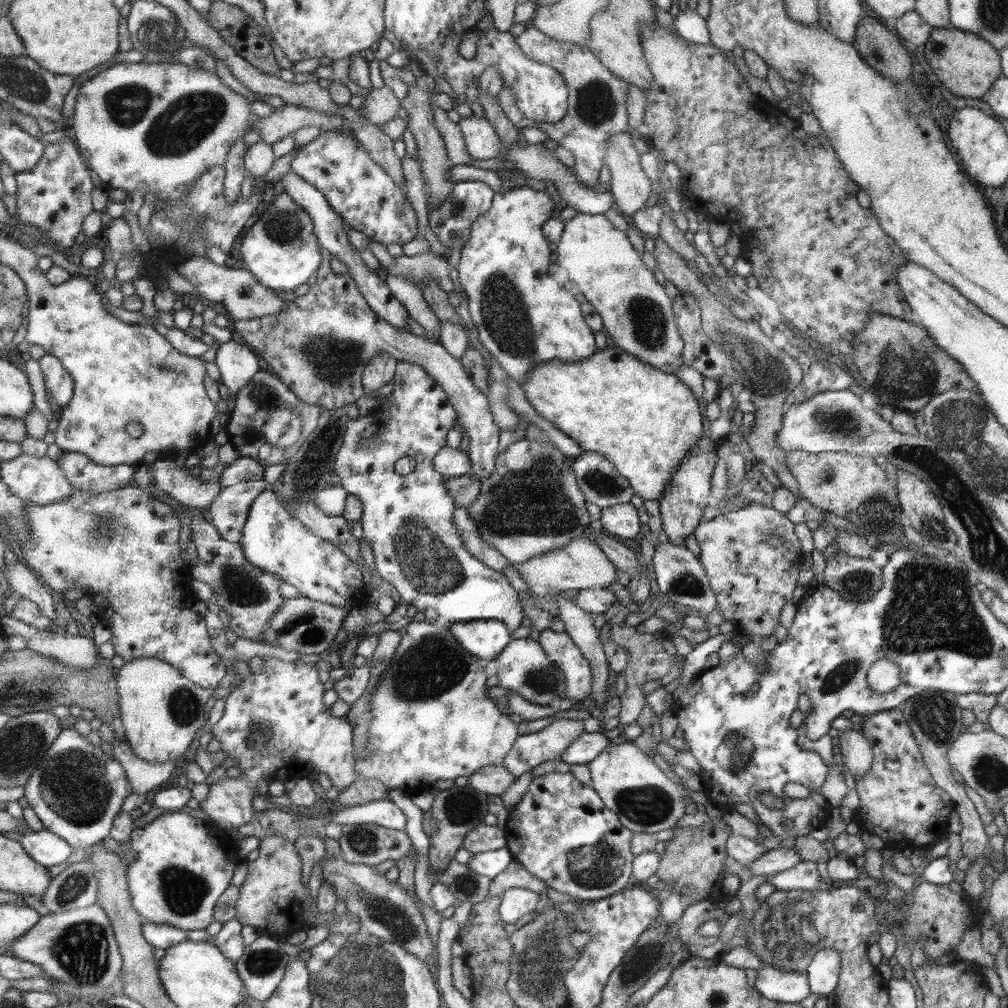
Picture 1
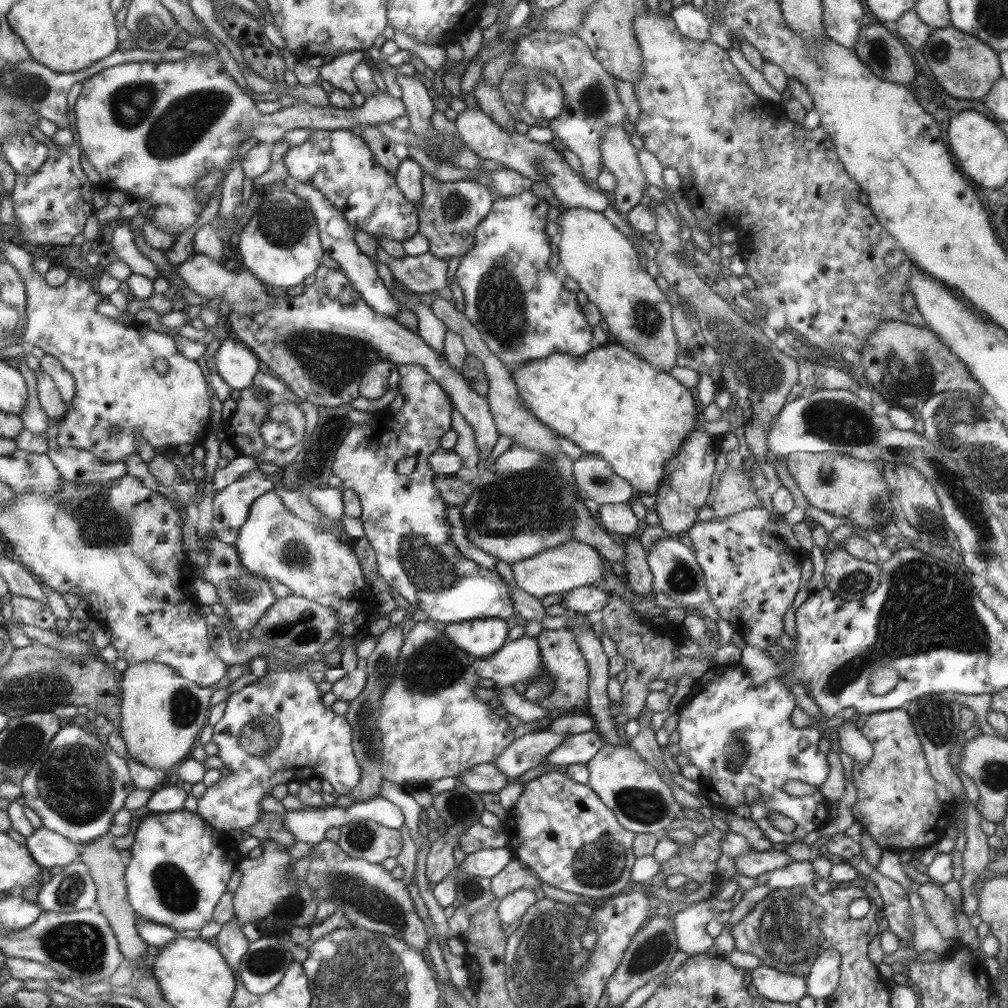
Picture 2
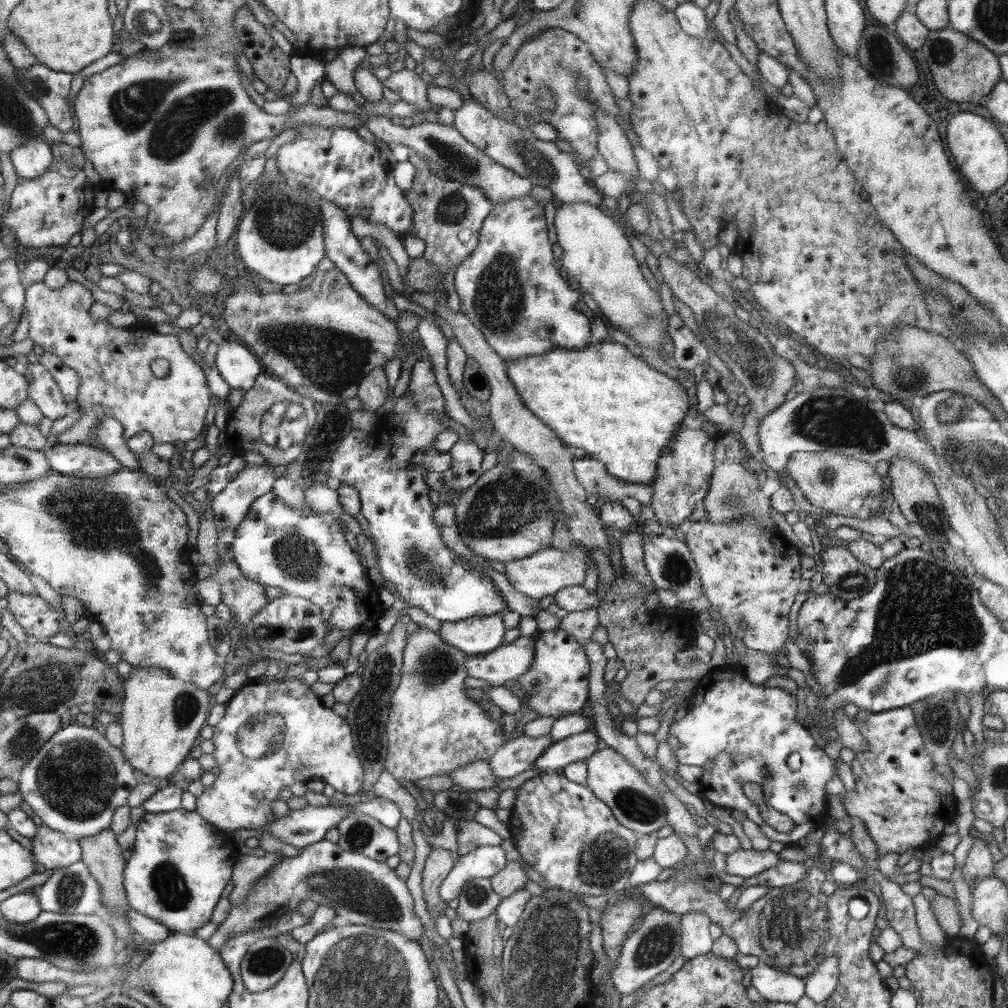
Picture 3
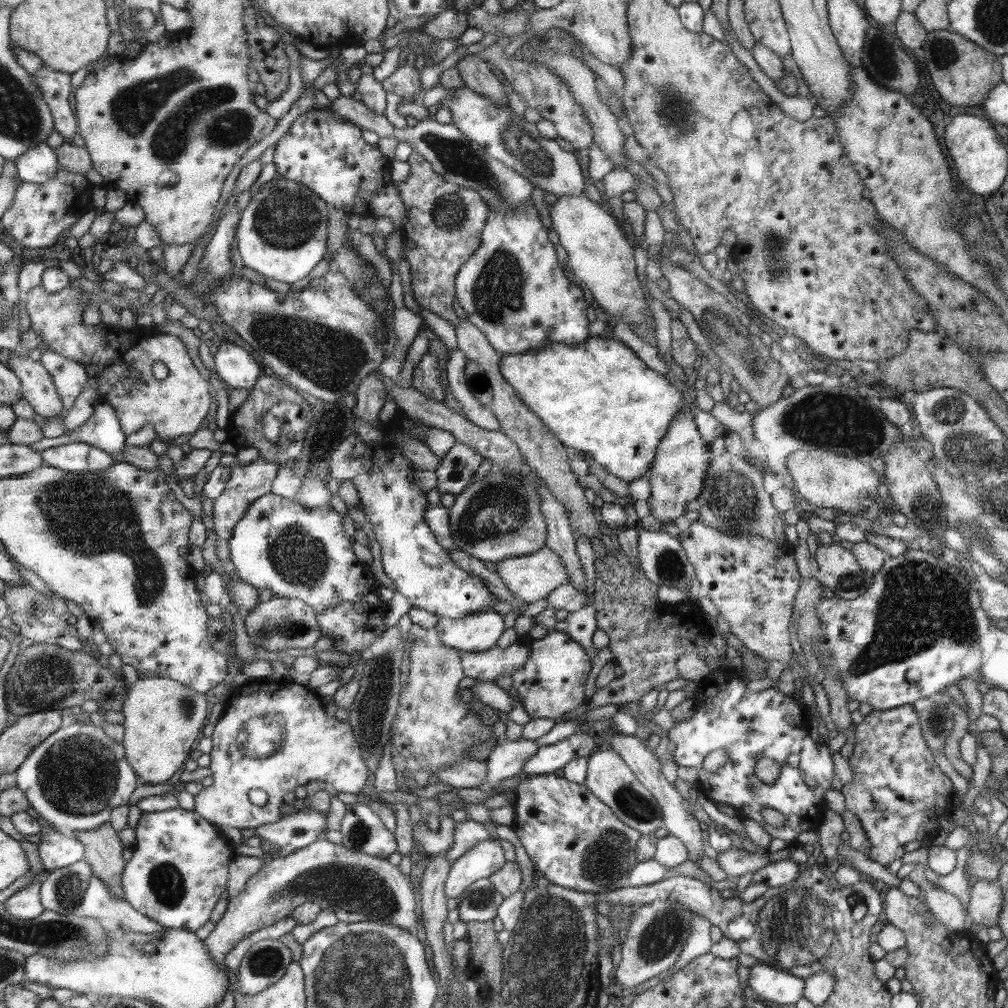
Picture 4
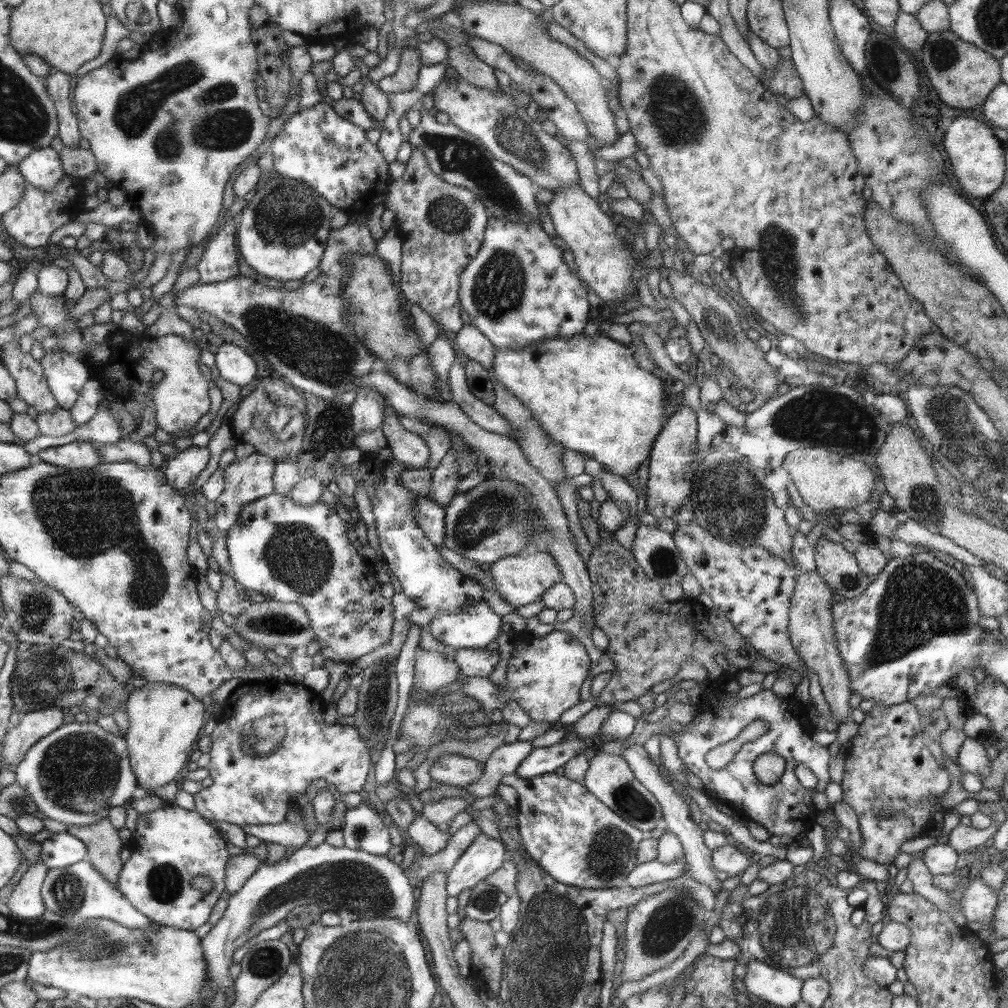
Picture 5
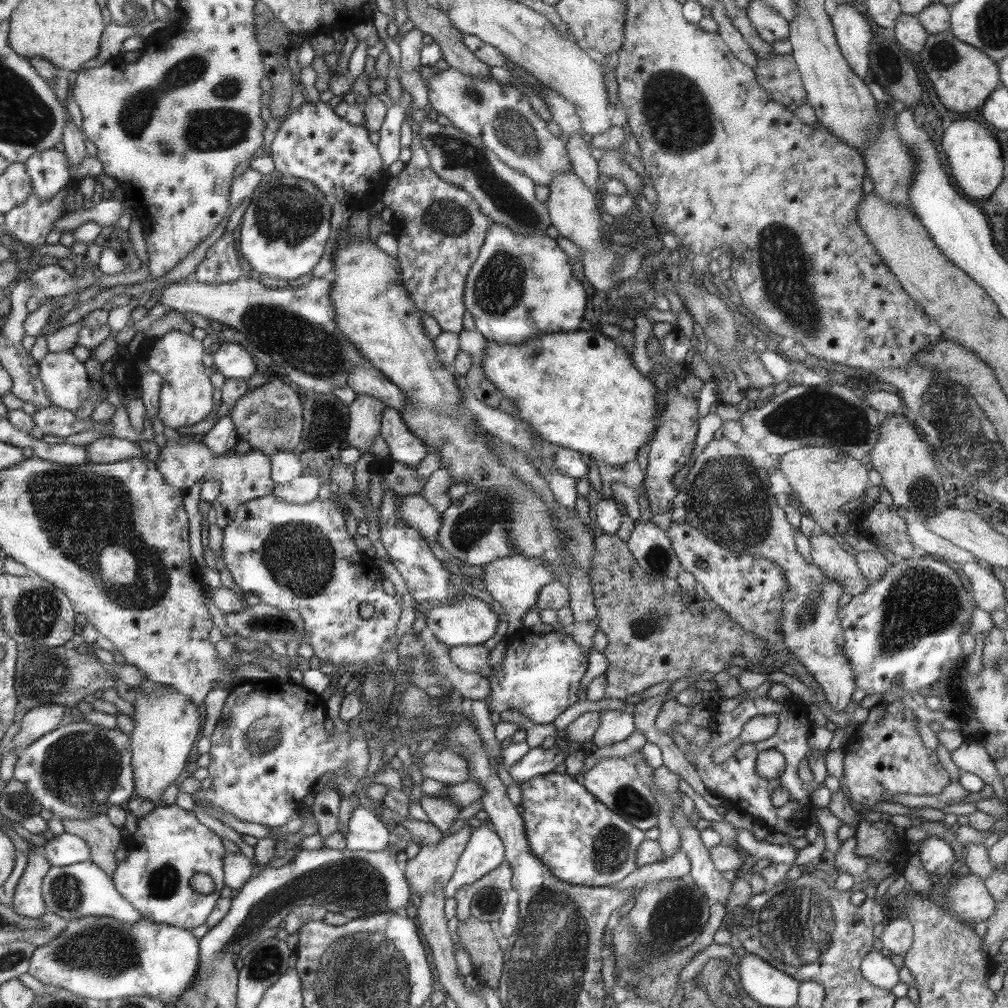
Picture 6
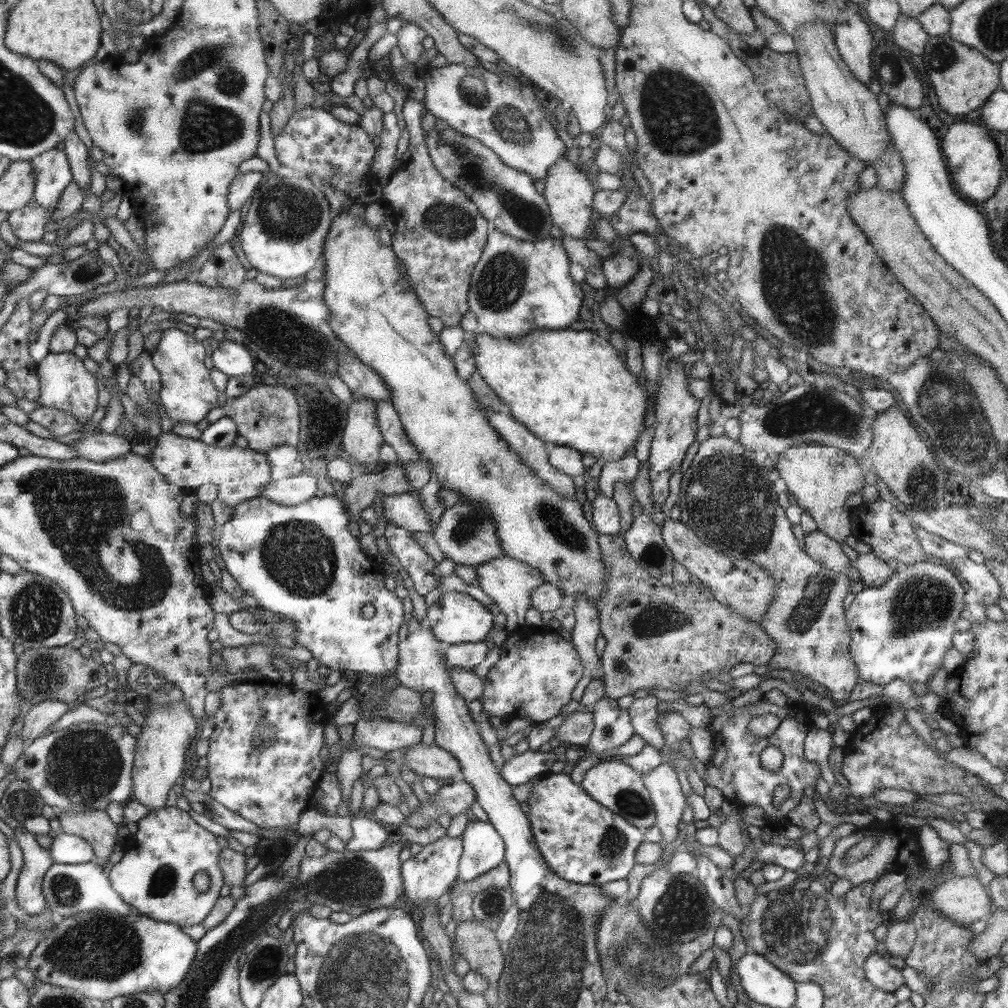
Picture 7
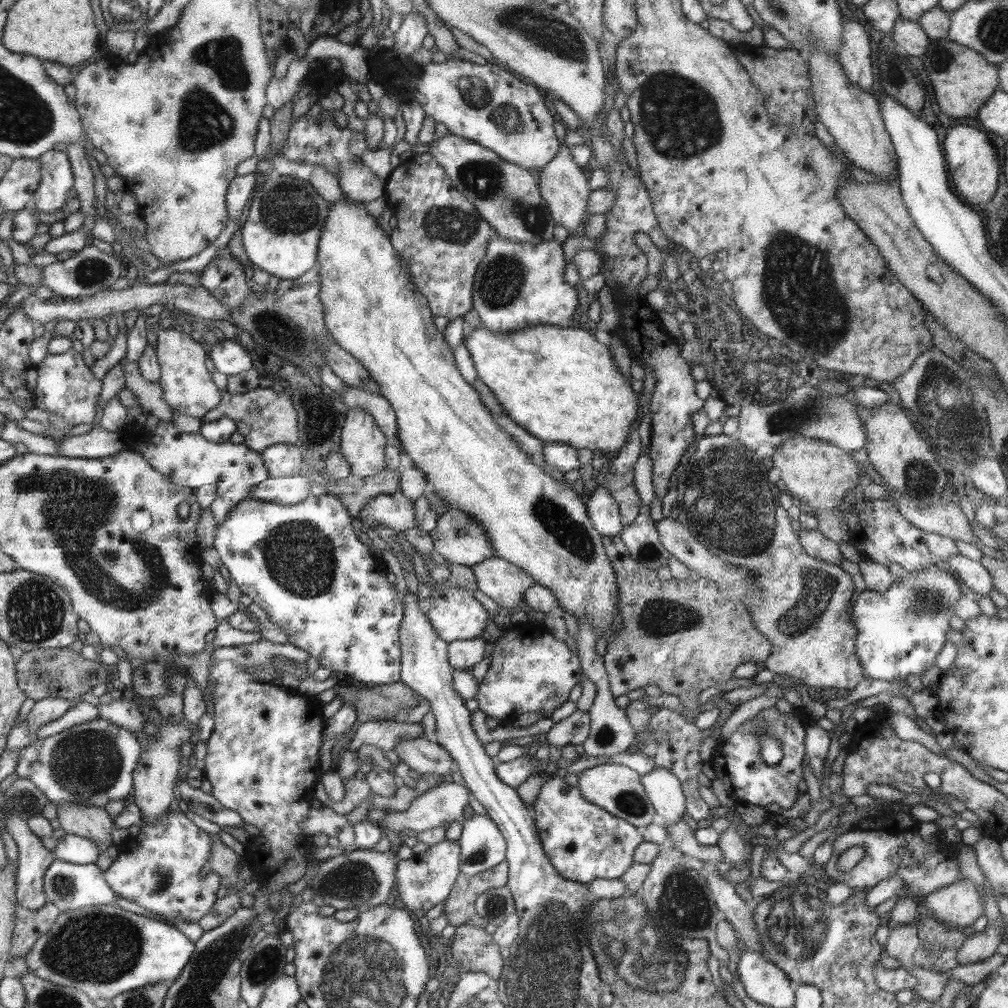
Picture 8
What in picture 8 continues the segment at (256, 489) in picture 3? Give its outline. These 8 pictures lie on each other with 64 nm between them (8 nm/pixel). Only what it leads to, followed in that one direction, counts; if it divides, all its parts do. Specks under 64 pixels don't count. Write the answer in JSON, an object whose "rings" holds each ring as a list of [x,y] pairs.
{"rings":[[[160,421],[154,431],[138,428],[133,422],[124,432],[129,451],[141,454],[160,474],[167,475],[173,483],[191,489],[216,485],[217,497],[210,510],[216,523],[225,522],[241,501],[251,496],[252,486],[268,478],[268,468],[263,455],[244,444],[224,442],[218,445],[197,434],[180,433],[173,422]]]}

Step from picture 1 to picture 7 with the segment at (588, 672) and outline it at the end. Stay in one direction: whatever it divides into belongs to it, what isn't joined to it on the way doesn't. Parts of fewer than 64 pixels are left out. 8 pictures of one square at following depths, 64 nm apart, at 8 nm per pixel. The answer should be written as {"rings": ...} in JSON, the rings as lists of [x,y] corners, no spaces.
{"rings":[[[527,626],[508,633],[506,639],[500,659],[484,677],[484,692],[478,698],[484,712],[502,720],[528,716],[533,724],[558,716],[572,700],[572,692],[585,673],[583,659],[573,643],[554,636],[553,631]]]}

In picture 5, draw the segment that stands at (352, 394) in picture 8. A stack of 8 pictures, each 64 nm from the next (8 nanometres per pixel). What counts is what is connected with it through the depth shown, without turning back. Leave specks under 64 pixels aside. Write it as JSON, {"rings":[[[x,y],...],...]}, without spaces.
{"rings":[[[393,412],[387,416],[381,428],[388,441],[387,451],[391,452],[404,465],[404,468],[424,469],[428,466],[429,447],[420,436],[402,427],[398,415]]]}

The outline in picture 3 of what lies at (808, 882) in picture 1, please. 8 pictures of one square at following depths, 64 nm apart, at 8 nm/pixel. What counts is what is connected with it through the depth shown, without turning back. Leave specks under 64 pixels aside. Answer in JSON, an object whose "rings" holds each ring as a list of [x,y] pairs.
{"rings":[[[781,861],[774,869],[764,870],[764,873],[746,879],[740,886],[741,894],[750,886],[768,886],[774,889],[800,883],[805,880],[807,870],[803,863]]]}

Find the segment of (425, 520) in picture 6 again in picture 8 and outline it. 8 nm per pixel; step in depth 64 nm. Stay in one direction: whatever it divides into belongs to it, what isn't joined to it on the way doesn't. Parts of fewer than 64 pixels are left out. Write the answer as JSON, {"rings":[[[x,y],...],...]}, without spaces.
{"rings":[[[400,491],[394,494],[380,494],[367,503],[357,521],[373,530],[378,524],[383,524],[384,527],[393,528],[398,533],[402,533],[404,530],[418,526],[415,506]]]}

